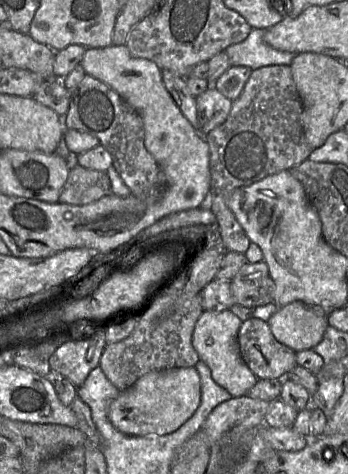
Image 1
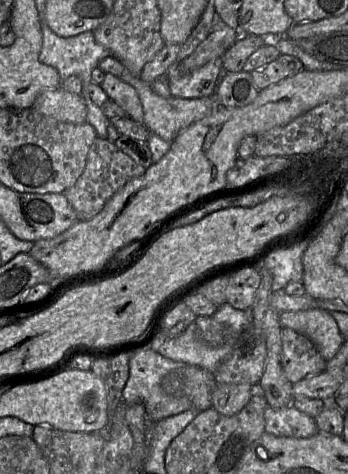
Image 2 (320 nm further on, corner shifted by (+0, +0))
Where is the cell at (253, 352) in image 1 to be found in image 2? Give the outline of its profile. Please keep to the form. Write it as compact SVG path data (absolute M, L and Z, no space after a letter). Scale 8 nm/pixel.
M288 327L281 328L281 366L292 384L325 371L326 363L307 336Z

